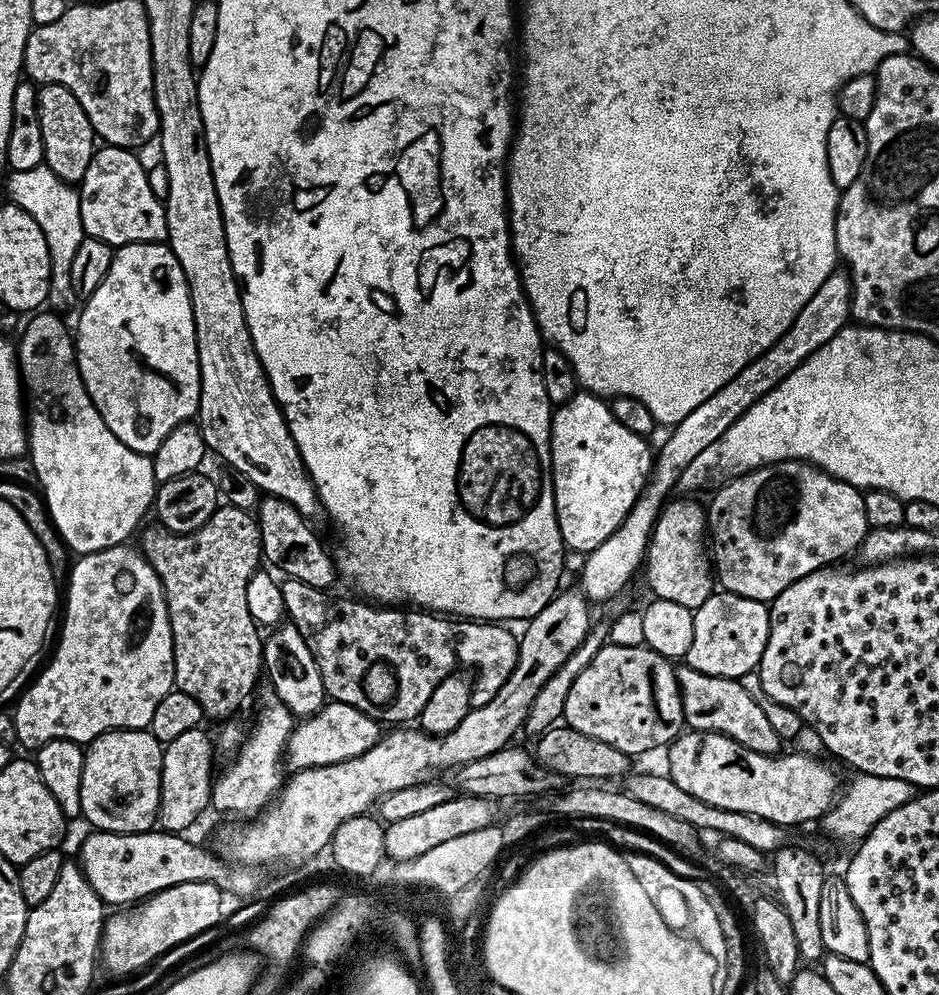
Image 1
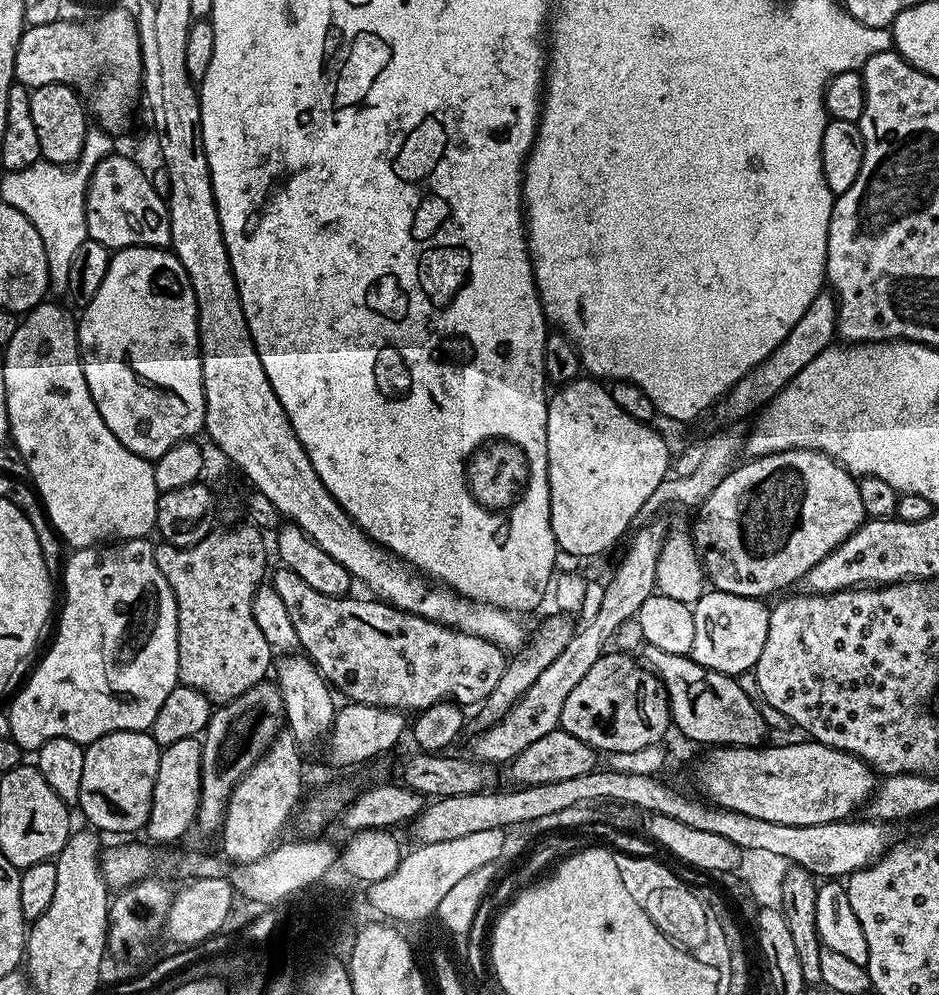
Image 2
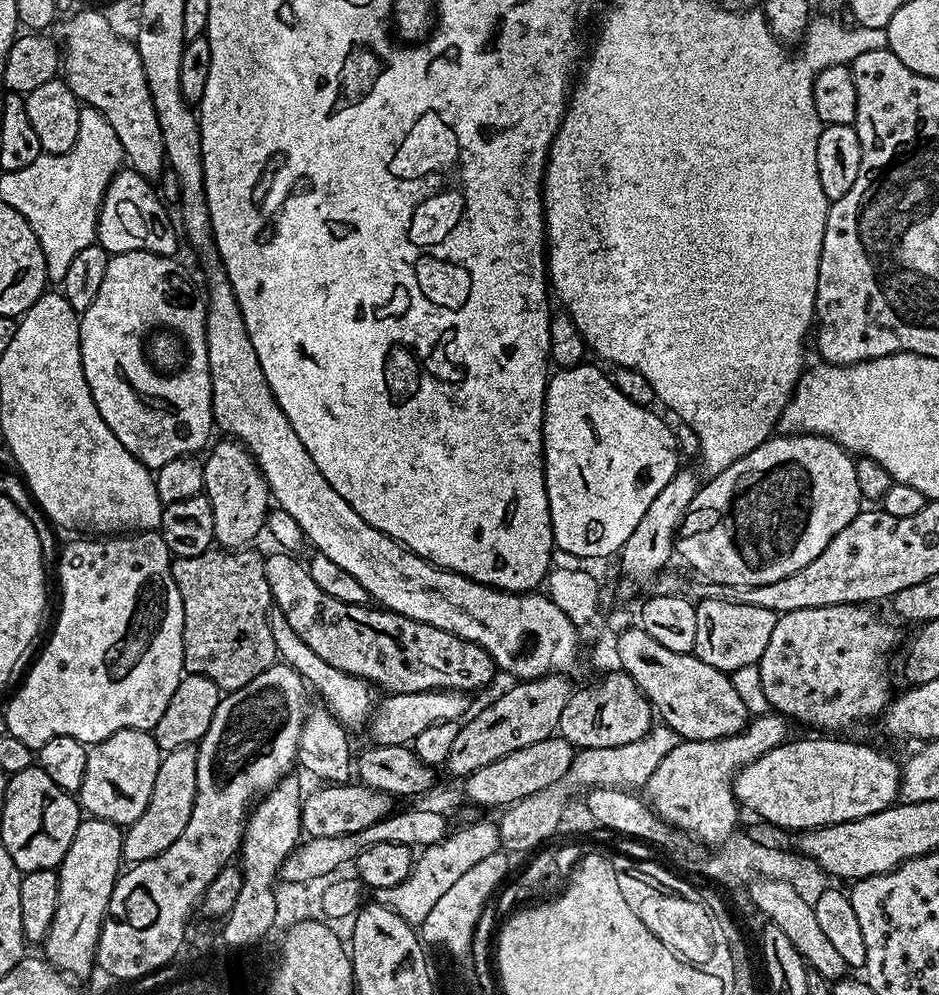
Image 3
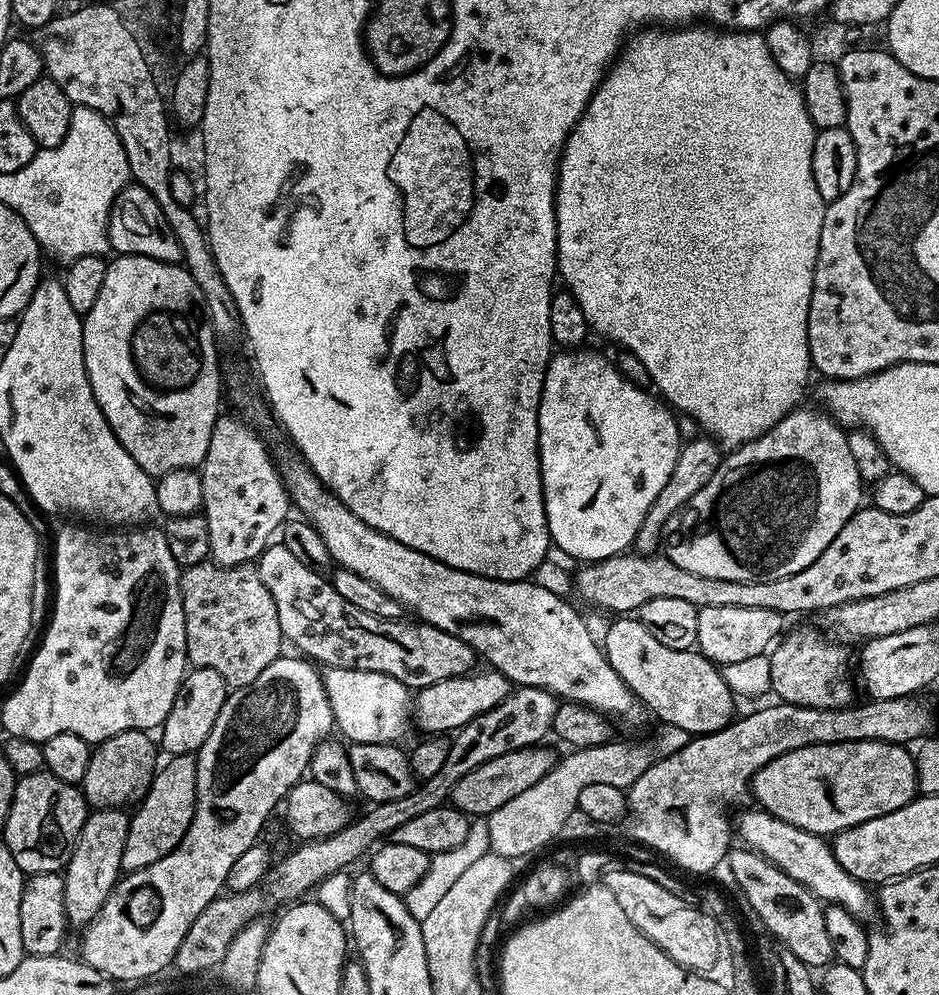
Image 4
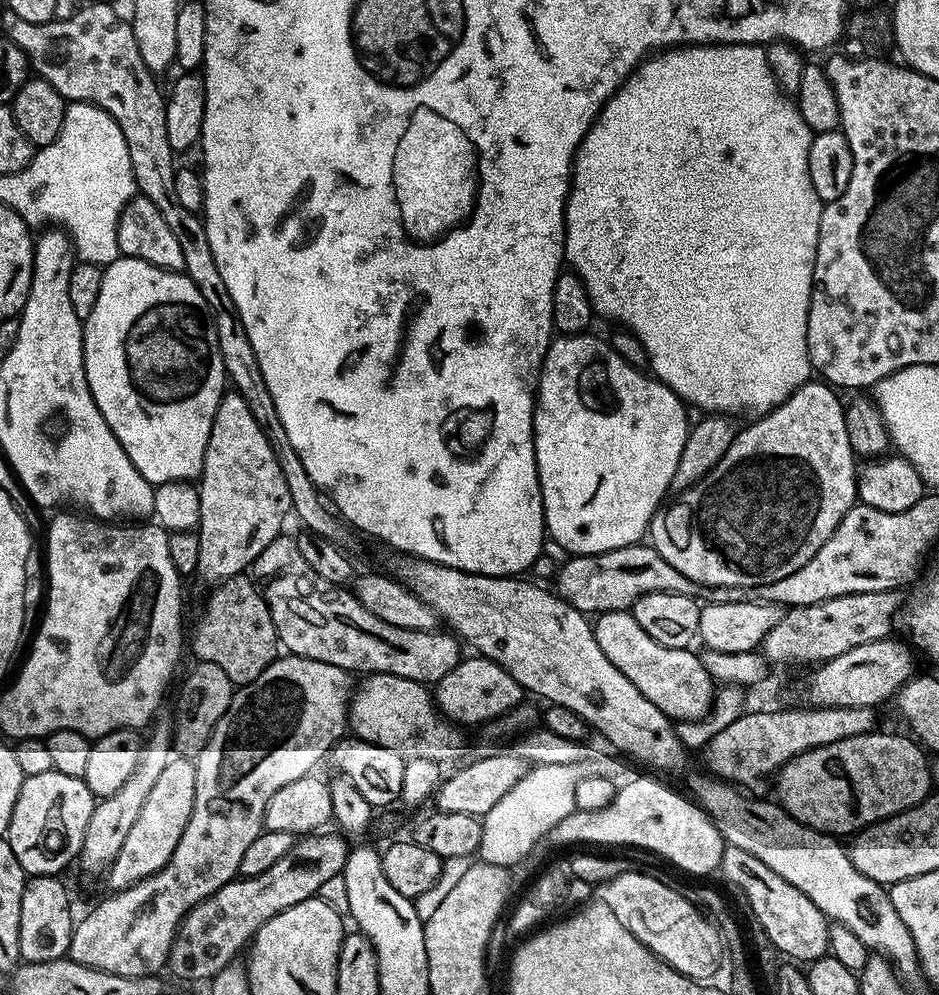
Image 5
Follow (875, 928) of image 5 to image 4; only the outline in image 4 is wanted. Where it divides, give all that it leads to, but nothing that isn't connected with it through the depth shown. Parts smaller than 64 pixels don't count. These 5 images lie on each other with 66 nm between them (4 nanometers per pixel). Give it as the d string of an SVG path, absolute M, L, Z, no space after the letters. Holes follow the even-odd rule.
M755 810L744 812L738 824L738 836L751 851L759 853L765 860L771 861L777 868L782 869L790 878L794 878L803 888L808 888L816 899L825 905L837 904L850 914L864 918L868 911L873 911L874 900L868 897L869 889L860 881L855 880L842 866L838 866L838 858L834 858L832 845L823 836L815 836L813 832L802 830L790 822L782 822L768 812Z

